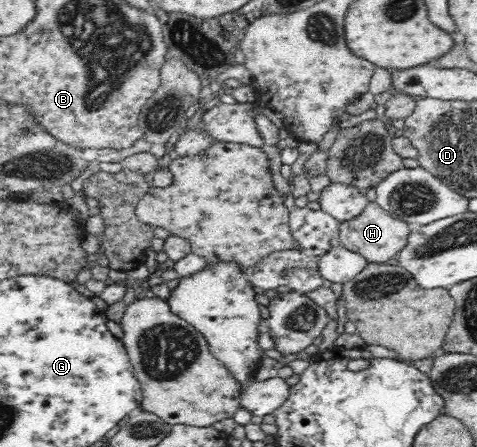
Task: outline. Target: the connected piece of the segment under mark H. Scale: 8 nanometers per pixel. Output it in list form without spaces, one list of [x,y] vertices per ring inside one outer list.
[[[368,202],[367,207],[353,219],[340,222],[340,247],[359,254],[367,262],[381,264],[395,258],[408,243],[412,227],[394,214],[385,211],[376,202]]]

